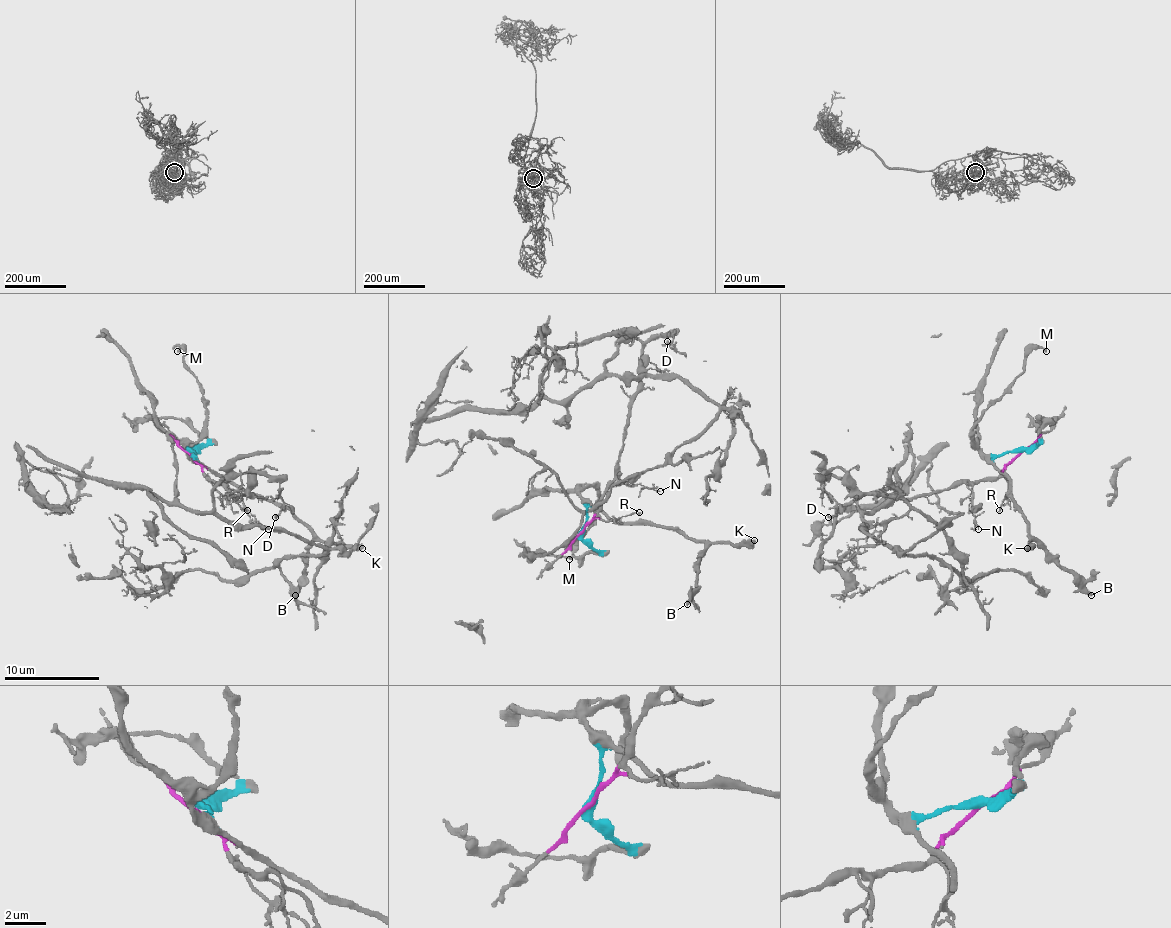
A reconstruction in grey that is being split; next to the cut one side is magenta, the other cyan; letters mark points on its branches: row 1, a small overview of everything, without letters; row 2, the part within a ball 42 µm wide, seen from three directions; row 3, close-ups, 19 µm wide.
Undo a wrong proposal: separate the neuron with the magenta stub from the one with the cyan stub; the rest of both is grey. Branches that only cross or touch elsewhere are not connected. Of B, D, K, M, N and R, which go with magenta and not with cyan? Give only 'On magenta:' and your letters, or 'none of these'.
On magenta: D, N, R

